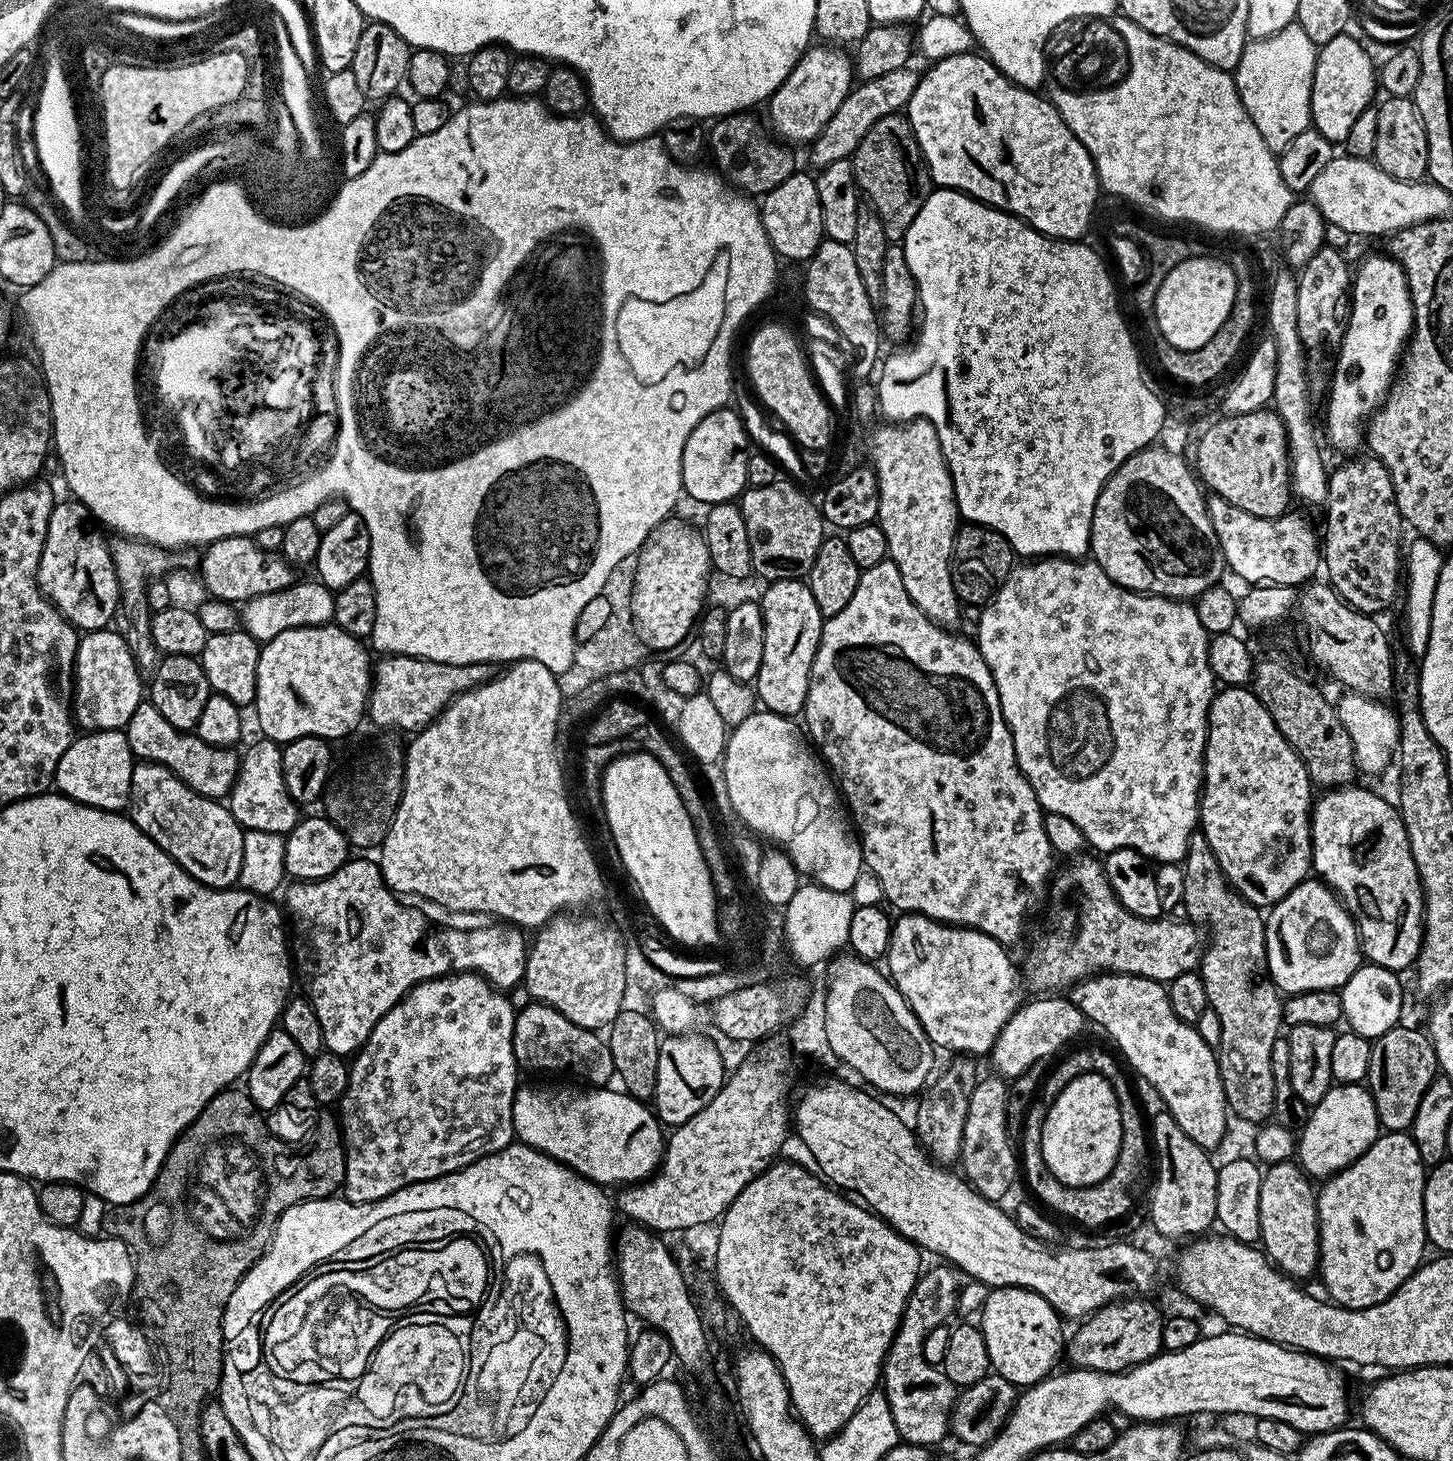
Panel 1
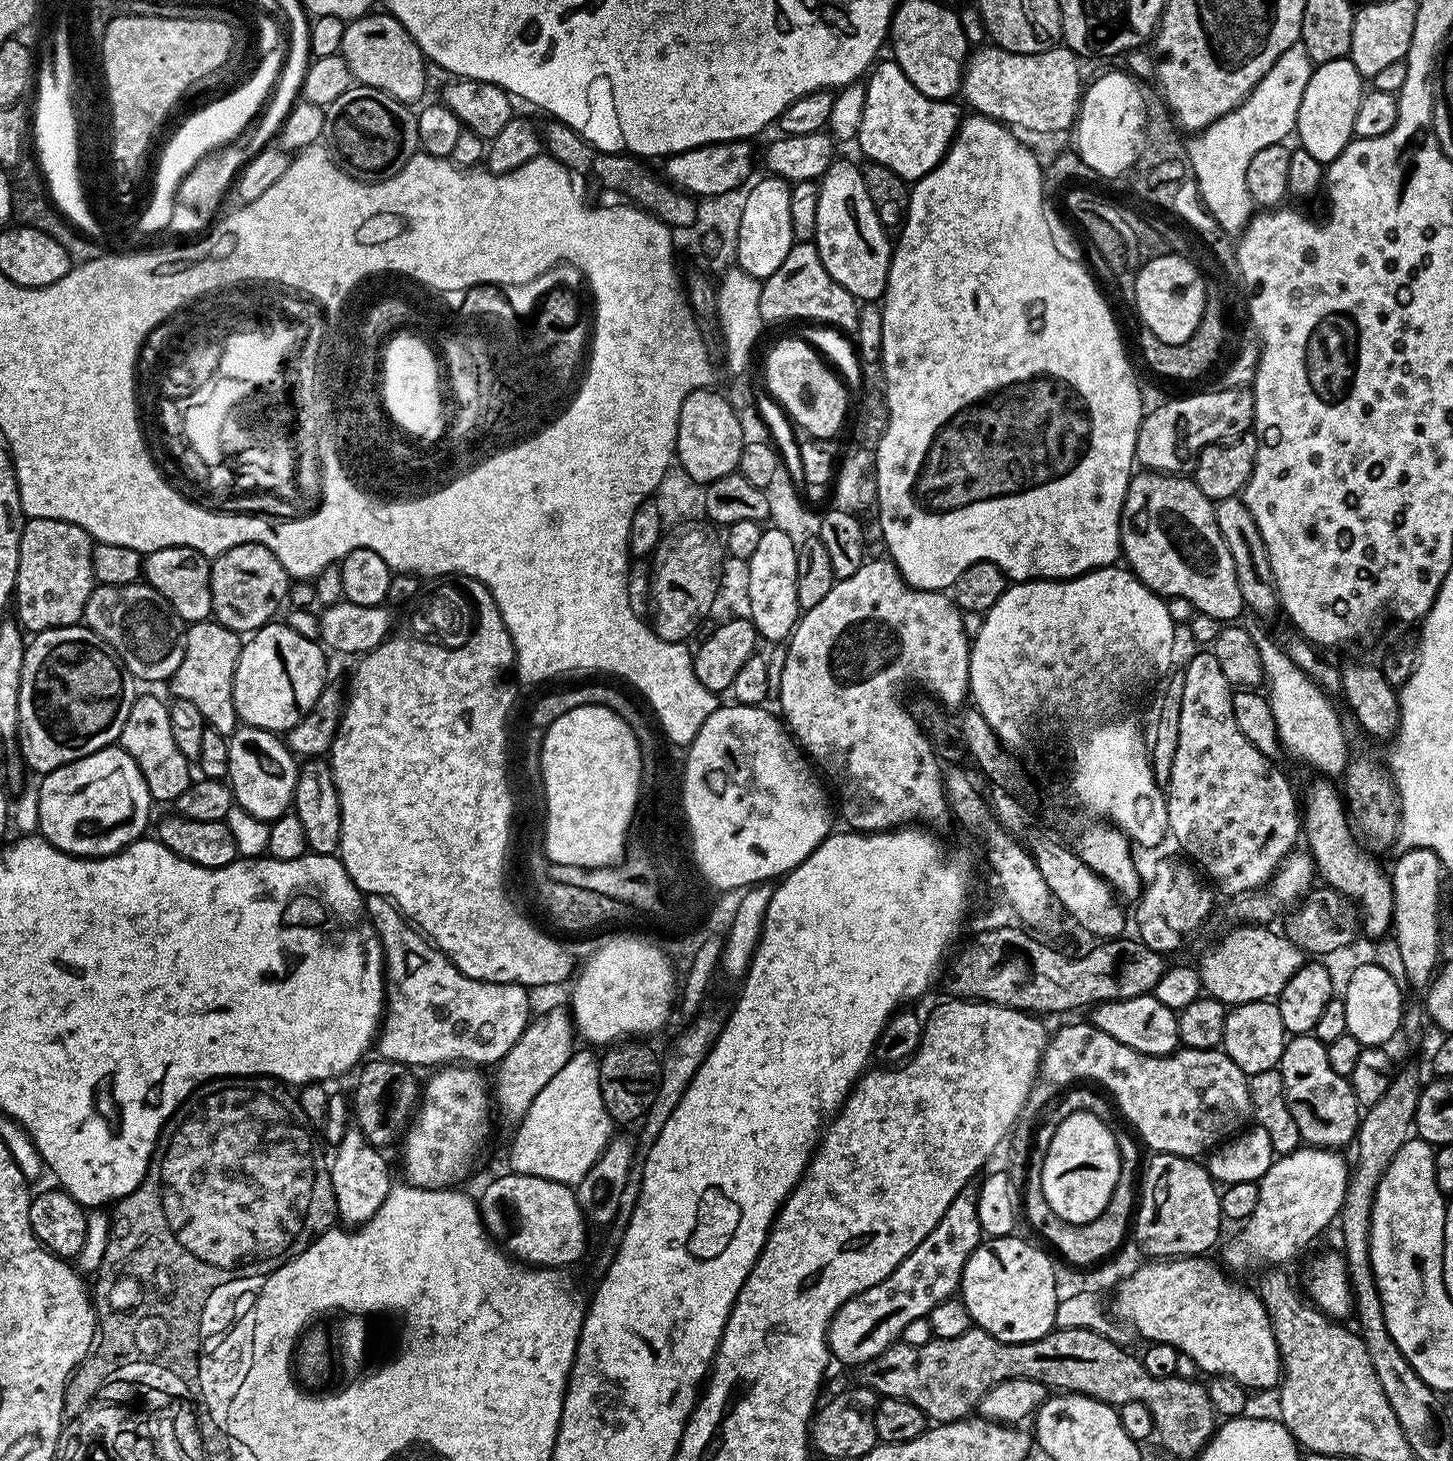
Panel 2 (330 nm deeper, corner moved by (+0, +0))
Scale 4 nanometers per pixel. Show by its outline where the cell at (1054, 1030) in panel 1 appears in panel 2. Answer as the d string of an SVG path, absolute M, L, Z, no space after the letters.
M1248 922L1244 928L1232 928L1204 957L1198 961L1198 971L1203 991L1226 1006L1253 1003L1279 997L1280 991L1294 978L1300 965L1305 963L1305 953L1279 931L1271 932L1268 926Z

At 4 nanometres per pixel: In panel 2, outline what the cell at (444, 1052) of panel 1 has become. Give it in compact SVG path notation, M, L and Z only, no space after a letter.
M440 1066L431 1073L432 1076L428 1081L423 1081L418 1103L412 1113L412 1118L408 1122L408 1127L403 1129L402 1144L404 1140L404 1149L401 1150L400 1156L404 1159L404 1176L409 1185L413 1188L447 1188L449 1186L459 1185L459 1180L464 1180L468 1176L468 1171L476 1164L476 1159L480 1156L480 1151L484 1148L484 1143L488 1140L488 1135L492 1132L492 1116L494 1120L494 1100L490 1095L490 1084L484 1081L484 1076L479 1067L476 1066Z

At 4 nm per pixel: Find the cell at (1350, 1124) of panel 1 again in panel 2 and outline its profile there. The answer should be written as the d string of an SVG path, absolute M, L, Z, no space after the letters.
M1301 1146L1288 1156L1276 1158L1258 1181L1254 1192L1256 1204L1252 1213L1243 1221L1240 1240L1232 1240L1225 1246L1223 1263L1232 1269L1246 1267L1251 1256L1256 1260L1265 1260L1268 1266L1284 1266L1287 1260L1294 1259L1331 1220L1333 1223L1339 1217L1340 1207L1346 1198L1350 1171L1349 1161L1344 1161L1340 1155L1339 1151L1330 1148Z

